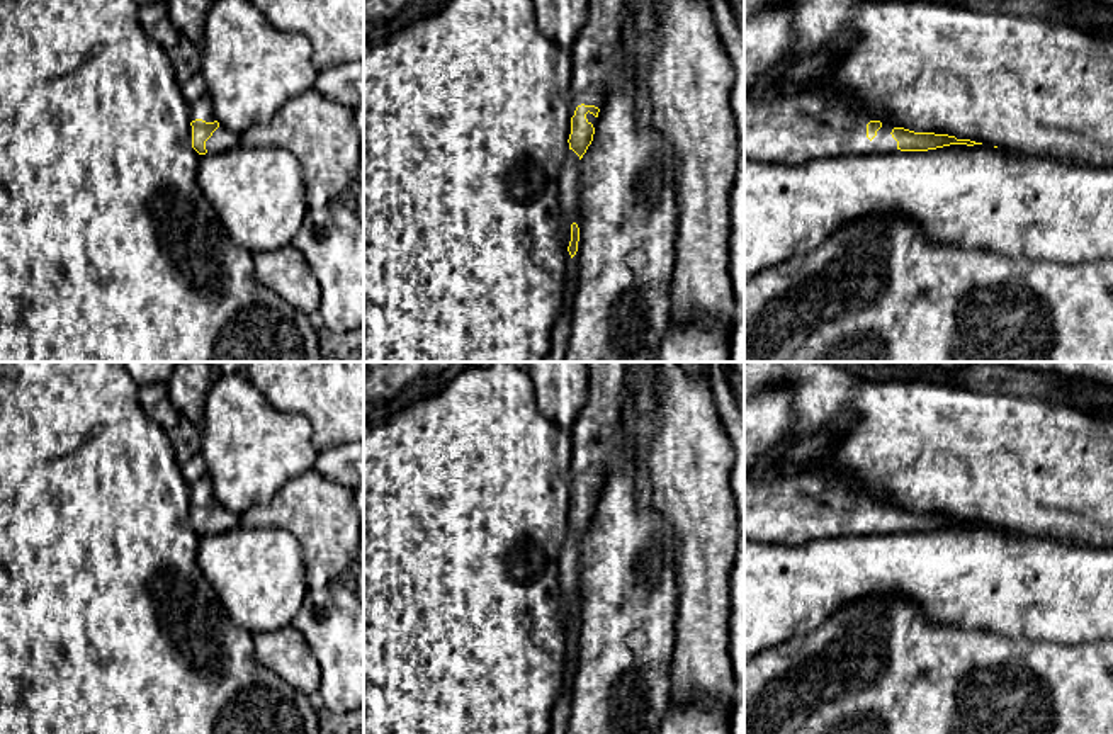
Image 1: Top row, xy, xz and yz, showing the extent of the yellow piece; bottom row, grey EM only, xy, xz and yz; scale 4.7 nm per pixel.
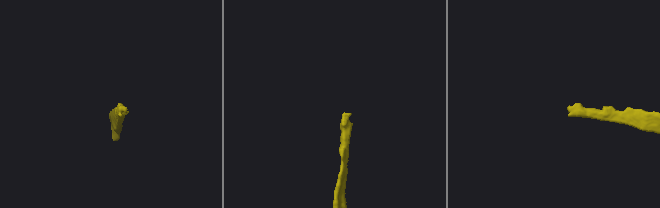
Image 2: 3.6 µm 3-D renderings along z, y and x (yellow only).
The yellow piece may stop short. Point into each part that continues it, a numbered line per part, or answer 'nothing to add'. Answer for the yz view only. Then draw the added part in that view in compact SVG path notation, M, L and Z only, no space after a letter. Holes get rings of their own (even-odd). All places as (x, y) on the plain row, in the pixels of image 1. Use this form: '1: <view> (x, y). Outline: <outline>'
1: yz (796, 508). Outline: M804 471L800 474L771 476L753 472L744 477L744 540L802 545L814 540L833 537L848 537L856 534L892 534L897 522L887 501L870 522L867 505L875 501L865 493L845 493L833 489L828 477L819 471Z

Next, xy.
1: xy (221, 520). Outline: M219 506L212 517L206 522L206 530L209 535L223 534L226 530L238 528L241 525L241 517L231 513L229 510Z

